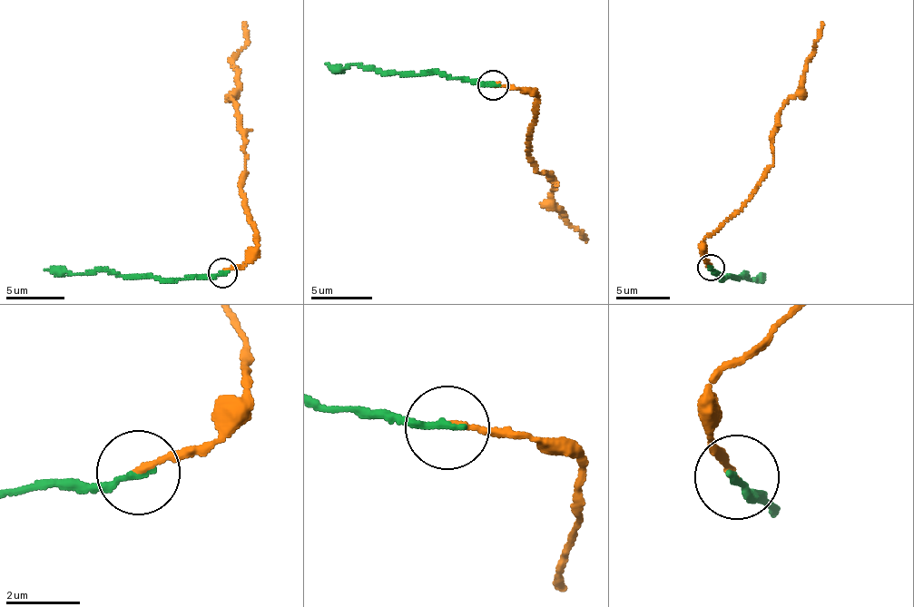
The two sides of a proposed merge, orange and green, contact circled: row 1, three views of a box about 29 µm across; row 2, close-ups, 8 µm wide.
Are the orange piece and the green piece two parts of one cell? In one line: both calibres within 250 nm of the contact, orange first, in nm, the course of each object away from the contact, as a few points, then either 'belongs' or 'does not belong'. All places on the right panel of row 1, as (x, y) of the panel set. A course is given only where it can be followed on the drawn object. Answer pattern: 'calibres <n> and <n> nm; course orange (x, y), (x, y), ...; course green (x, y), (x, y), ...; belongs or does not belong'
calibres 140 and 190 nm; course orange (711, 267), (703, 259), (702, 245), (742, 208), (773, 163), (771, 132), (784, 102), (799, 90), (822, 22); course green (711, 267), (722, 278), (746, 277), (749, 280), (763, 280), (761, 279); does not belong

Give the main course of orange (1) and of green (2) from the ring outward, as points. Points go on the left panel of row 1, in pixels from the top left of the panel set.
1: (223, 272), (240, 265), (259, 239), (240, 185), (243, 134), (234, 104), (233, 61), (245, 44), (242, 23)
2: (223, 272), (167, 279), (109, 274), (53, 273), (44, 269)

